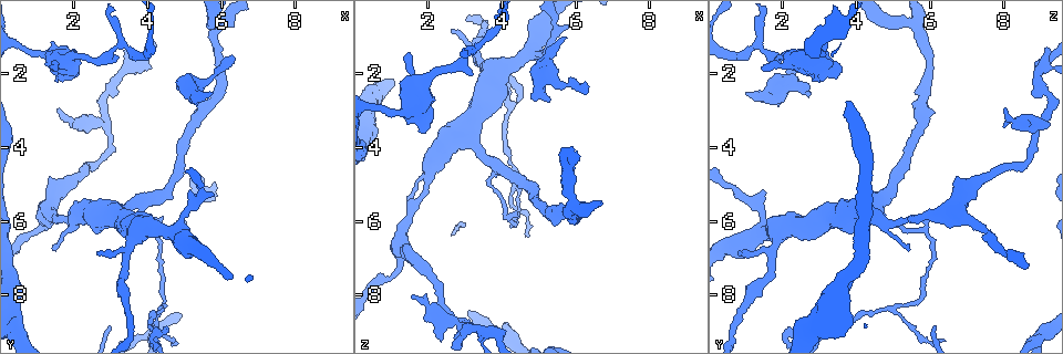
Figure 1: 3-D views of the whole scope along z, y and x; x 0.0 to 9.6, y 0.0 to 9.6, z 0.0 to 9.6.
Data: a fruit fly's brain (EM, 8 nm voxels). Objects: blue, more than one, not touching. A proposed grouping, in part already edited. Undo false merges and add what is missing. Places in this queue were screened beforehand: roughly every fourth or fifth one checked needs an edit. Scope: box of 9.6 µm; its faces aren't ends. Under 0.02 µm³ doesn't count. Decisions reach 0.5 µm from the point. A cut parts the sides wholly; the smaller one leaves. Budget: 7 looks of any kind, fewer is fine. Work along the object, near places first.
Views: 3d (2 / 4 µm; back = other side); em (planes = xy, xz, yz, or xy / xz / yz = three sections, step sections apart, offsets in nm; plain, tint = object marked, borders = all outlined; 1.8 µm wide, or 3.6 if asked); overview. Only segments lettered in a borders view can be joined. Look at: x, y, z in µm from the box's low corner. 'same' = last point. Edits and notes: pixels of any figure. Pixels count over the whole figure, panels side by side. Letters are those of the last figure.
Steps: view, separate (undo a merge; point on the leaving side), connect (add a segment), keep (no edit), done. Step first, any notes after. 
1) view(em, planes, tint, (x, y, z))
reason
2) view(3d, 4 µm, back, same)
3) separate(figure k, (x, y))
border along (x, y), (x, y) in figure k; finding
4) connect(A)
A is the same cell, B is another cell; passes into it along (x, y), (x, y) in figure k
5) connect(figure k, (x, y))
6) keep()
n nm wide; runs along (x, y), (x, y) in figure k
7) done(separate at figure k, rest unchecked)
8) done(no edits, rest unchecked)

view(3d, 4 µm, (1.85, 2.10, 3.45))
thick end

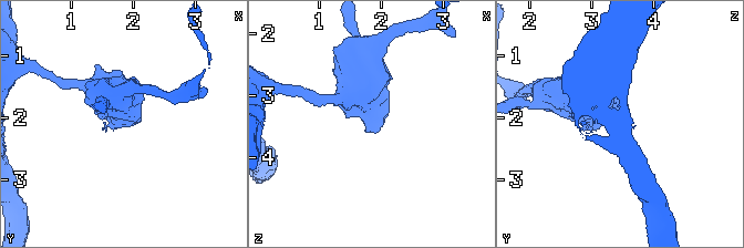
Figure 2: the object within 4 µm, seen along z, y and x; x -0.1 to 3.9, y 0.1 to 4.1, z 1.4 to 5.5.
view(em, 3.6 µm, planes, borders, same)

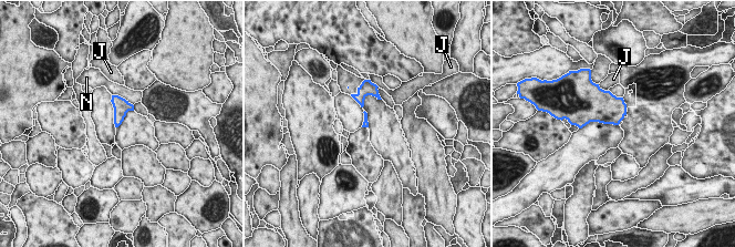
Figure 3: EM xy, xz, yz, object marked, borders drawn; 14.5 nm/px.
keep()
J and N are other cells; border along (112, 94), (124, 98), (133, 105) in figure 3; none of them fits

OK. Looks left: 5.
view(3d, 2 µm, back, (5.70, 2.50, 1.00))
an open end

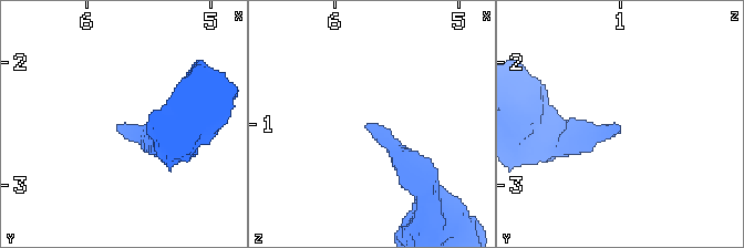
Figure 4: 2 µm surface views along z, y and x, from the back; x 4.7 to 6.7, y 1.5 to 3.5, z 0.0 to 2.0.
view(em, planes, borders, (5.74, 2.52, 0.98))
need the tissue

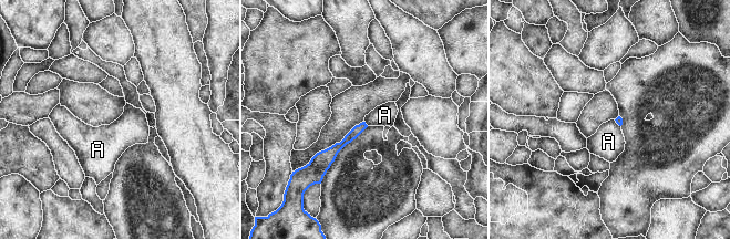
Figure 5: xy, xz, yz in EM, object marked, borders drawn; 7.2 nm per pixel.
keep()
A touches over 50 nm; A is another cell; border along (364, 121), (368, 125) in figure 5; no lettered segment goes on from it

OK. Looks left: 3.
view(em, planes, borders, (3.80, 5.55, 4.50))
small branch off a trunk

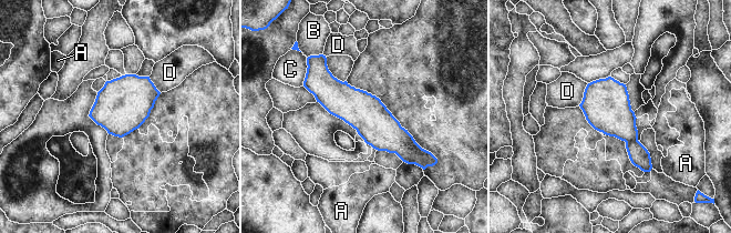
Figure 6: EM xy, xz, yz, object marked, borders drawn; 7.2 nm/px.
separate(figure 6, (638, 154))
A, B, C and D are other cells; border along (637, 140), (626, 142) in figure 6; a second cell is stuck on

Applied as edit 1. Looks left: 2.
done(separate at figure 6, rest unchecked)

